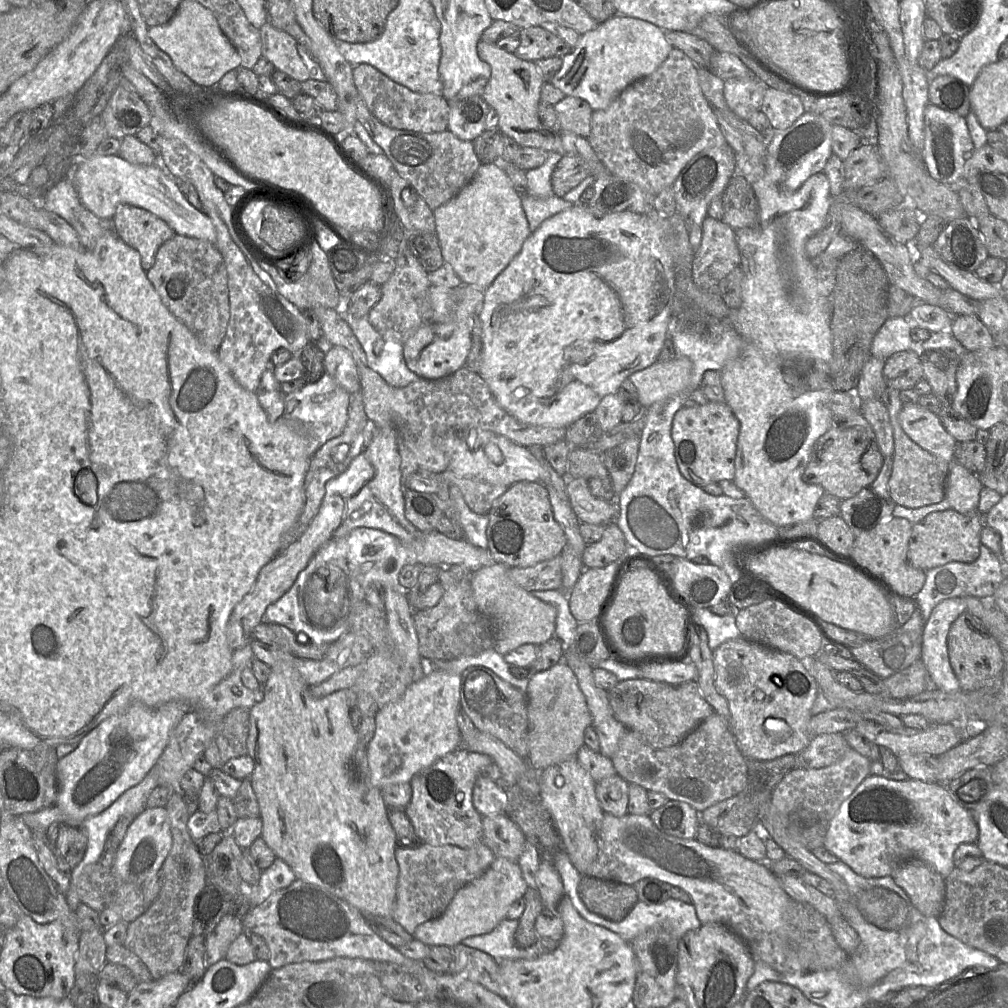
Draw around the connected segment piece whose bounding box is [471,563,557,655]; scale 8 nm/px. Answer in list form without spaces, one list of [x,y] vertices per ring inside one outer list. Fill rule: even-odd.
[[[493,563],[471,573],[471,586],[474,600],[479,613],[486,617],[495,631],[493,649],[505,655],[524,644],[541,645],[554,637],[556,628],[557,609],[531,594],[531,592],[518,586],[509,577],[509,567]]]

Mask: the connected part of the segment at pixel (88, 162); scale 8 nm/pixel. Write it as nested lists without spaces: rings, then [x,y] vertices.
[[[99,155],[80,158],[73,165],[73,185],[78,193],[82,205],[102,220],[112,220],[116,208],[121,204],[145,209],[164,220],[175,234],[206,240],[216,246],[216,230],[212,220],[203,211],[193,207],[176,184],[176,177],[172,177],[158,160],[153,165],[135,165],[124,160],[119,155]]]

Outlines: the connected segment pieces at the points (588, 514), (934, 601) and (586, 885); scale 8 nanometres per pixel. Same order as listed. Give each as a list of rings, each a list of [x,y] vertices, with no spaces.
[[[568,478],[566,491],[569,502],[580,523],[607,525],[615,522],[619,514],[618,496],[617,502],[606,501],[592,495],[588,480],[585,478]]]
[[[981,544],[979,557],[973,563],[950,562],[926,571],[925,583],[914,597],[923,623],[925,624],[934,607],[945,599],[972,596],[981,600],[991,600],[997,587],[1005,580],[1005,569],[1001,558]]]
[[[583,876],[578,894],[586,908],[608,921],[622,921],[639,902],[632,885]]]

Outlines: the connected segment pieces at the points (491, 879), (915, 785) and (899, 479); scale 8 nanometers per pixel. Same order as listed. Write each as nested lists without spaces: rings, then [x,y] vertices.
[[[496,857],[477,879],[460,888],[445,911],[437,918],[417,926],[413,936],[428,946],[445,945],[453,948],[467,937],[491,932],[502,920],[514,901],[528,889],[518,862]]]
[[[870,775],[840,805],[828,825],[823,847],[864,877],[891,876],[901,862],[919,859],[945,879],[955,868],[953,855],[956,848],[963,843],[976,843],[977,839],[978,826],[972,811],[959,805],[950,796],[946,785]]]
[[[887,386],[881,400],[888,409],[894,435],[893,467],[888,483],[890,500],[906,508],[919,508],[941,502],[945,498],[949,465],[919,447],[904,432],[899,422],[903,407],[899,390]]]

